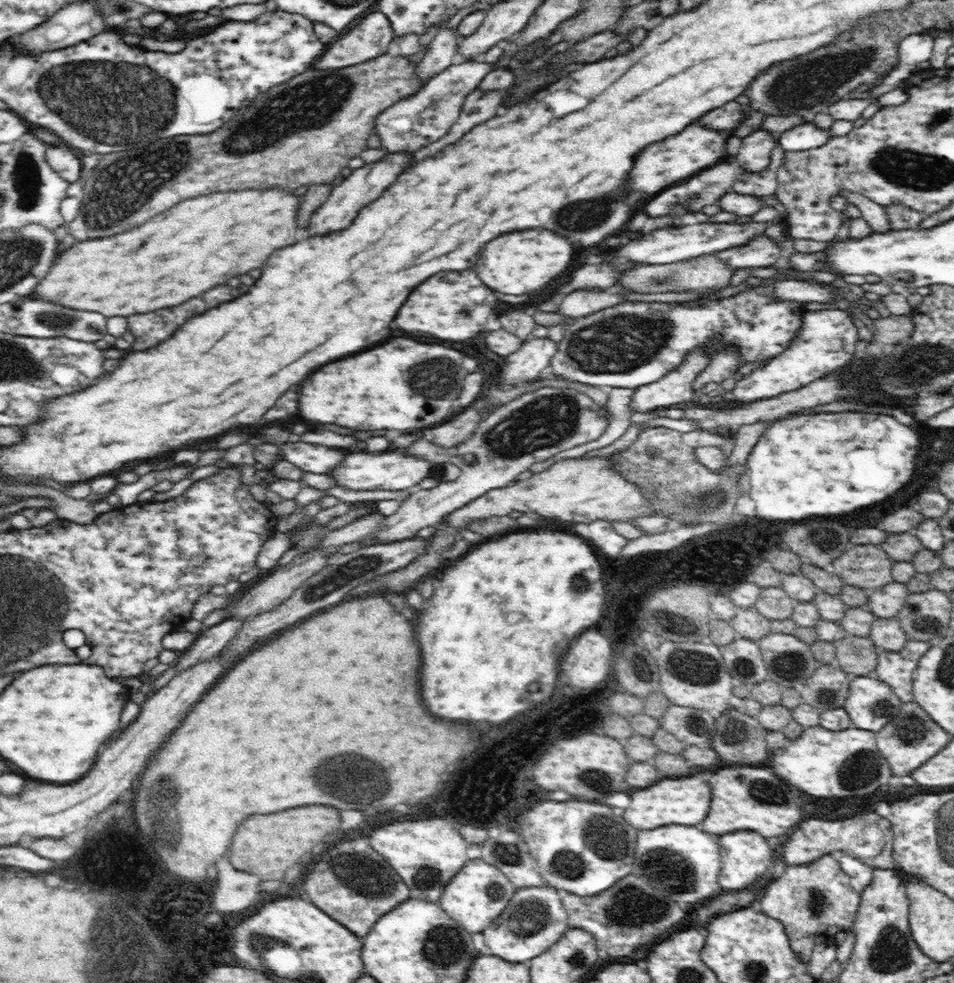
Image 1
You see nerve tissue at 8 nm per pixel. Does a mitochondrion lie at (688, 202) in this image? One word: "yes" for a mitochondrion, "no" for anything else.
yes

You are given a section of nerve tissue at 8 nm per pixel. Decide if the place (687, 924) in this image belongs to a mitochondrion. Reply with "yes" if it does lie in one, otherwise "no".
no

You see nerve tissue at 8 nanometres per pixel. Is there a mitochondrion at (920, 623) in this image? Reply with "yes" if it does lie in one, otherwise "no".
yes

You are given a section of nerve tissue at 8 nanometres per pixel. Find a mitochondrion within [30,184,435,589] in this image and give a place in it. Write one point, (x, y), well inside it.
(56, 320)

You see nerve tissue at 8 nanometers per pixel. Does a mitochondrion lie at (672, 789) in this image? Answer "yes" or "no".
no

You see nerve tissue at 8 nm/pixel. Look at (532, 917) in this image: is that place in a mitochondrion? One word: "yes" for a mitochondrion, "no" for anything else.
yes

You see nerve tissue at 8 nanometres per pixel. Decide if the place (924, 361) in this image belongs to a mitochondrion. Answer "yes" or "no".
yes

